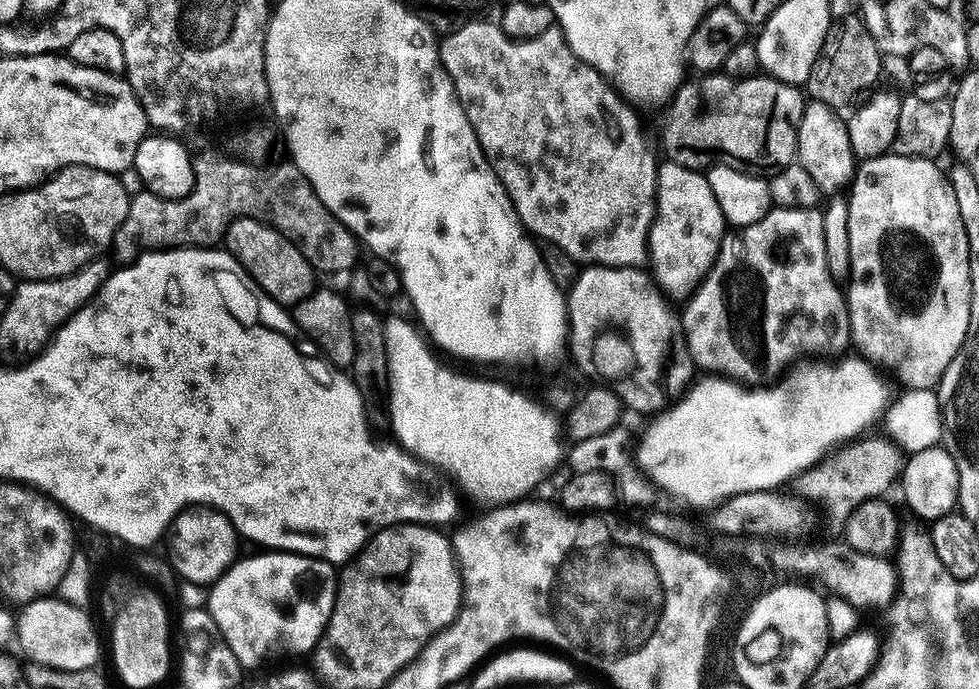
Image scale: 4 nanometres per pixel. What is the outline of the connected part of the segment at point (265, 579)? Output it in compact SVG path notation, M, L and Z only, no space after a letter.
M264 550L237 559L232 567L225 570L211 585L206 596L206 607L226 646L234 650L234 658L238 658L241 669L248 670L266 663L271 656L300 656L315 649L334 610L337 579L337 569L324 560L300 556L296 552Z

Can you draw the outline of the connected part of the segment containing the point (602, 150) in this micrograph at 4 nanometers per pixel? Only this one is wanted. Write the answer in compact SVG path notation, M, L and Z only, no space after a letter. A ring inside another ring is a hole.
M472 18L461 28L456 28L448 37L439 41L440 61L446 70L446 74L450 74L450 78L454 82L454 90L458 94L458 98L468 98L472 104L472 110L488 110L496 114L496 124L506 118L506 124L514 124L514 130L518 132L518 140L520 144L516 146L516 156L508 158L510 148L506 148L502 154L506 158L506 174L502 174L502 186L506 190L506 194L510 198L510 202L514 202L514 210L518 210L518 218L523 222L525 228L533 237L539 238L541 241L549 240L556 248L561 248L566 255L572 260L581 260L584 266L607 266L610 268L640 268L648 259L648 231L652 225L652 219L656 216L656 169L658 167L658 159L654 153L648 149L648 140L644 137L644 132L640 129L640 120L636 117L637 109L633 107L629 101L625 100L598 70L594 70L591 65L582 62L582 58L578 54L574 54L574 50L570 50L570 46L566 42L563 32L559 27L552 27L546 30L546 34L538 34L536 40L511 40L501 30L499 23L492 22L487 24L484 18ZM462 70L478 70L482 76L472 76L472 74L464 74Z

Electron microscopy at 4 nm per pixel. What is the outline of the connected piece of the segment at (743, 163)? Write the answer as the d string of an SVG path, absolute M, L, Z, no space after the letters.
M704 74L700 80L685 79L671 101L672 117L664 132L664 156L687 168L707 170L714 164L725 164L745 169L753 174L768 174L778 168L790 166L796 160L798 126L806 96L797 85L776 80L767 74L733 80L723 74Z

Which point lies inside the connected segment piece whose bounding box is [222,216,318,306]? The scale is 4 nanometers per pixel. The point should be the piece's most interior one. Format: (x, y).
(270, 261)

